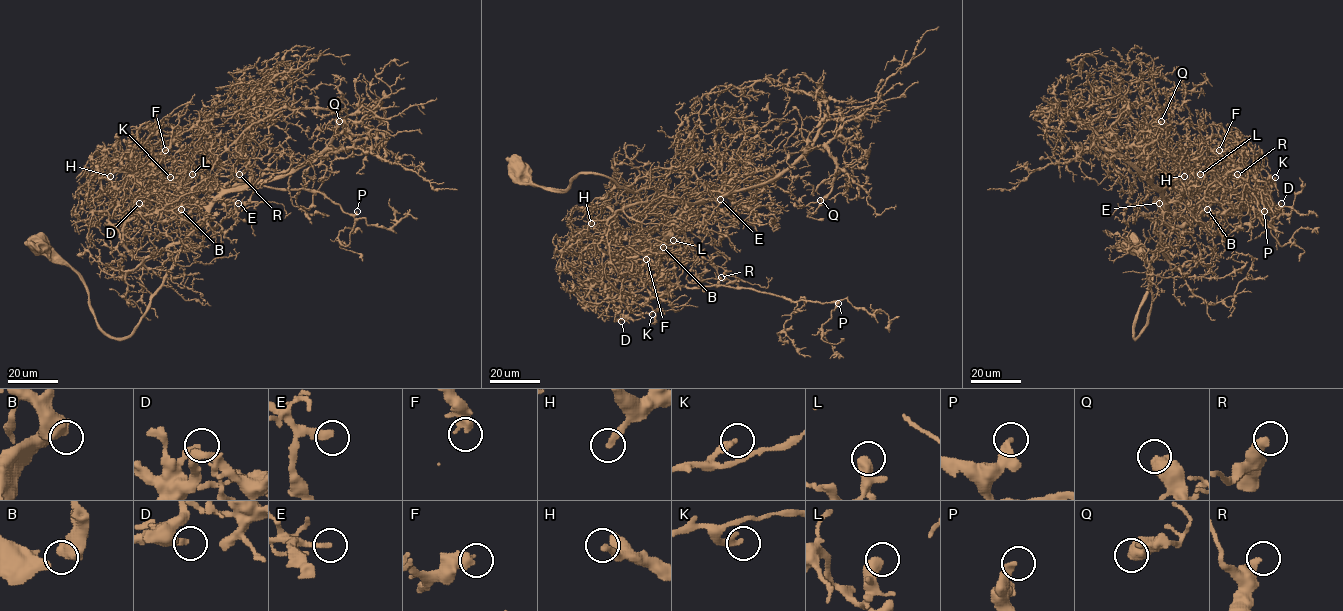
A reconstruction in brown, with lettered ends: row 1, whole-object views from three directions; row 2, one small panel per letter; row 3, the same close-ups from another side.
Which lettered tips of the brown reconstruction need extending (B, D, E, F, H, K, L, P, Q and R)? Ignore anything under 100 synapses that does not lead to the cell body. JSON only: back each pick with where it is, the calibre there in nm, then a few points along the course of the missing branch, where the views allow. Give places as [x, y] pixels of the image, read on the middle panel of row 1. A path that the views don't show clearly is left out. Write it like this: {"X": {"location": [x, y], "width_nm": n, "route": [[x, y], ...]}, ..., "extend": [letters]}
{"E": {"location": [720, 199], "width_nm": 280, "route": [[720, 199], [783, 162]]}, "Q": {"location": [820, 200], "width_nm": 650, "route": [[820, 200], [809, 203], [794, 215], [801, 214], [806, 205]]}, "extend": ["E", "Q"]}

